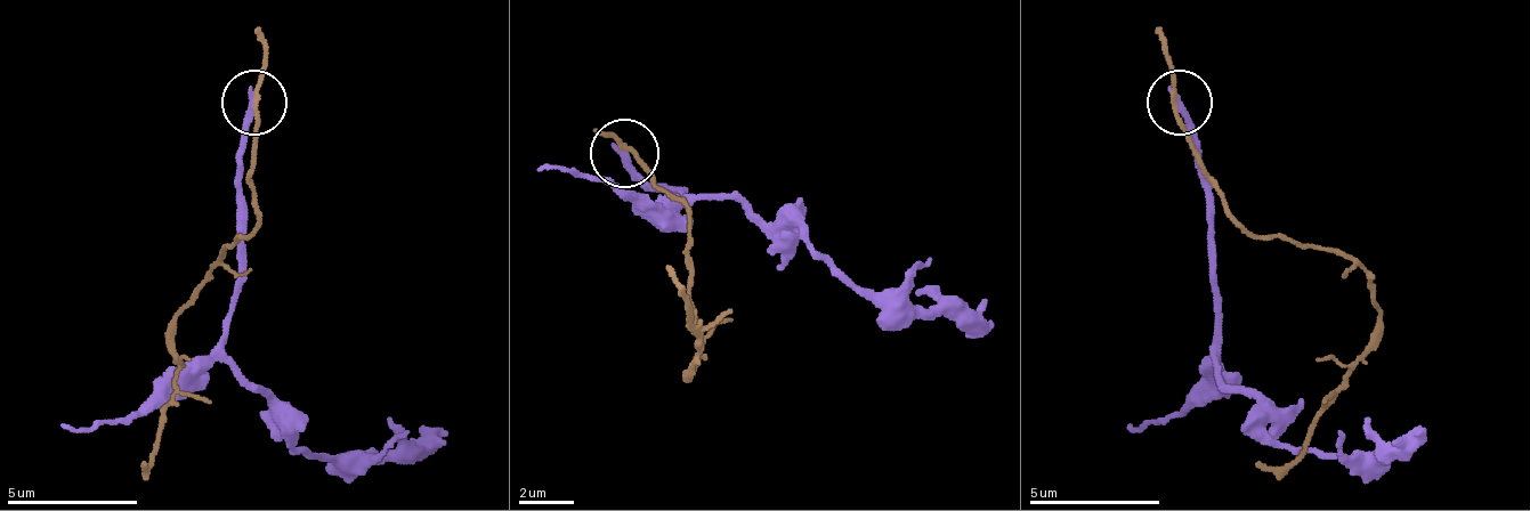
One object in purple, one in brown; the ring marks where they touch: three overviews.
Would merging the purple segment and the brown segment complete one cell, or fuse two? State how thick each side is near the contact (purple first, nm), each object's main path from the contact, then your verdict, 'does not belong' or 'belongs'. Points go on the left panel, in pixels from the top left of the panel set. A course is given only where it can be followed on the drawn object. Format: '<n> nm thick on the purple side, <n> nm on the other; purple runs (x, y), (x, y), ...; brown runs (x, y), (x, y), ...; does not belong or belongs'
280 nm thick on the purple side, 150 nm on the other; purple runs (251, 100), (227, 355), (261, 387), (296, 452), (326, 459), (431, 446), (444, 427); brown runs (253, 100), (251, 230), (221, 257), (192, 295), (158, 420), (160, 446), (147, 465), (144, 465); does not belong

